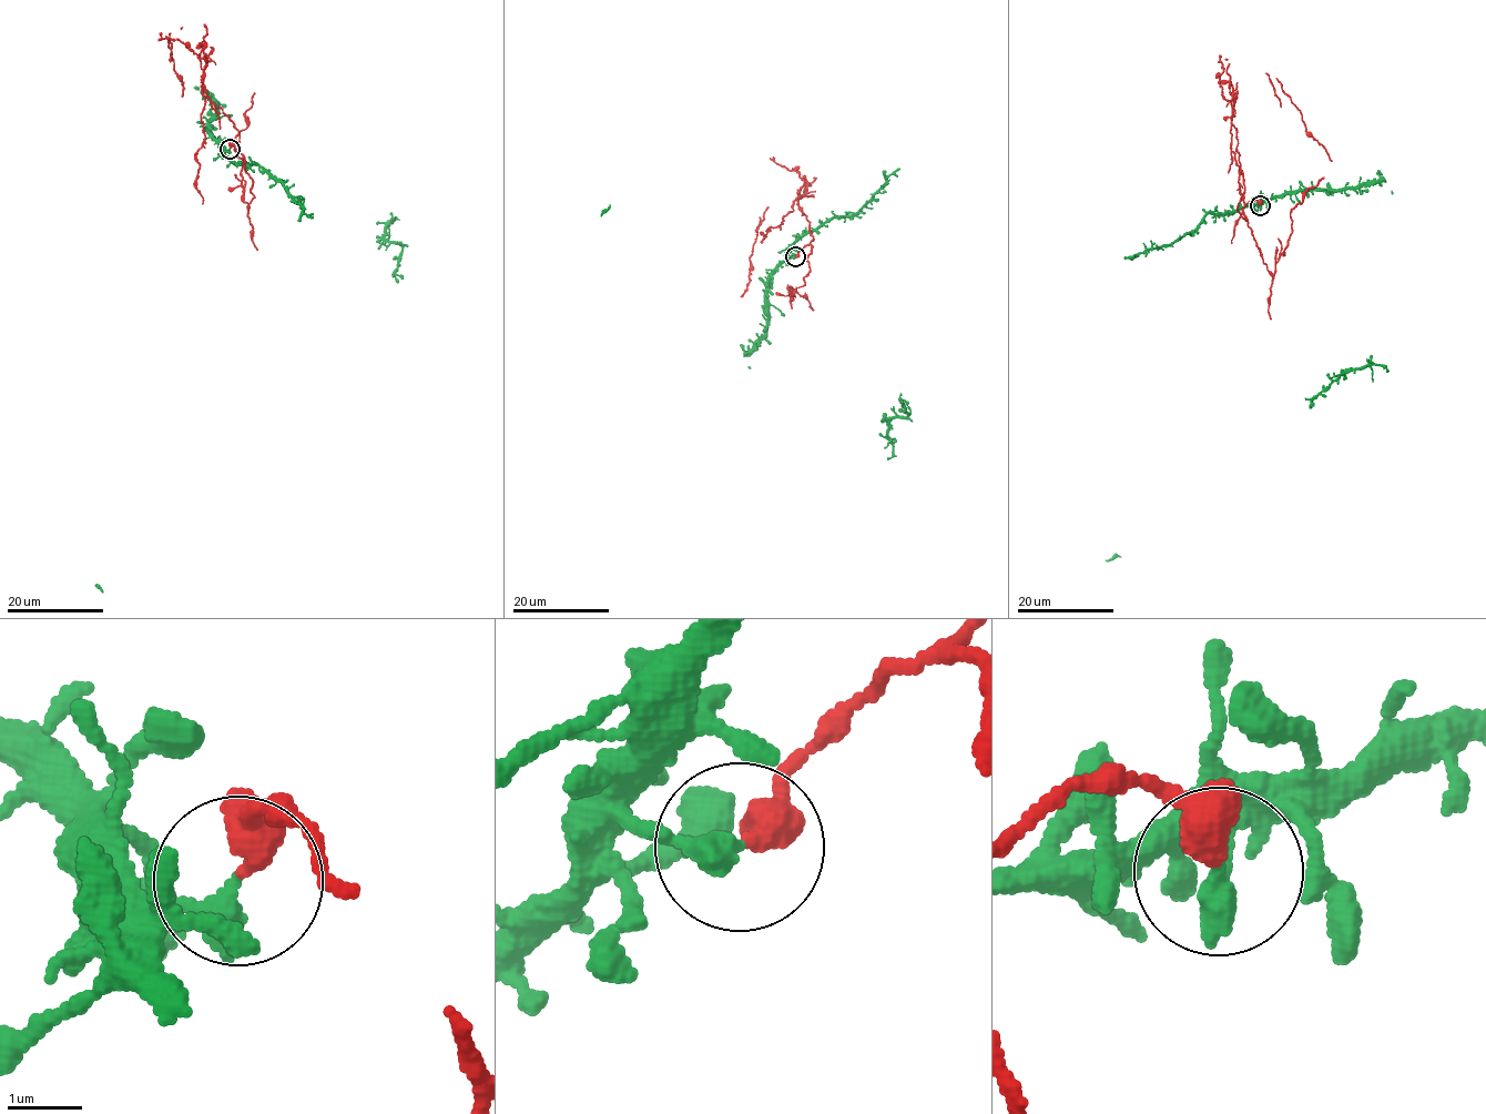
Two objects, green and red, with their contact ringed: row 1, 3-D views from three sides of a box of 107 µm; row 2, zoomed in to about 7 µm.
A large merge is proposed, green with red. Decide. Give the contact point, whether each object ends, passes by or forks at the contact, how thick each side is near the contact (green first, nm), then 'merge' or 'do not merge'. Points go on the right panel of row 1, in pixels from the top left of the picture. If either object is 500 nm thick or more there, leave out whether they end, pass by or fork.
(1260, 205) | green ends | red ends | 380/440 nm | do not merge

